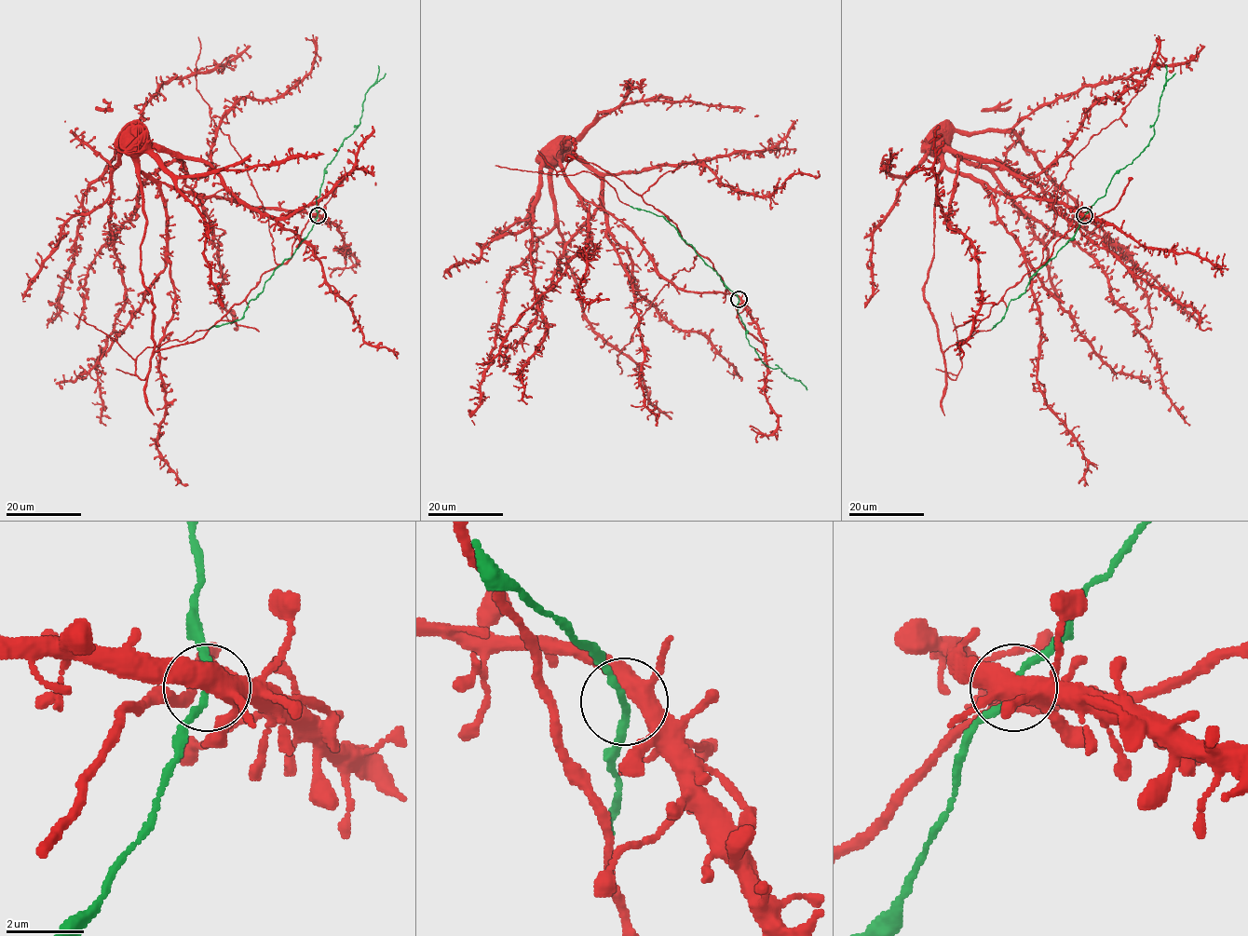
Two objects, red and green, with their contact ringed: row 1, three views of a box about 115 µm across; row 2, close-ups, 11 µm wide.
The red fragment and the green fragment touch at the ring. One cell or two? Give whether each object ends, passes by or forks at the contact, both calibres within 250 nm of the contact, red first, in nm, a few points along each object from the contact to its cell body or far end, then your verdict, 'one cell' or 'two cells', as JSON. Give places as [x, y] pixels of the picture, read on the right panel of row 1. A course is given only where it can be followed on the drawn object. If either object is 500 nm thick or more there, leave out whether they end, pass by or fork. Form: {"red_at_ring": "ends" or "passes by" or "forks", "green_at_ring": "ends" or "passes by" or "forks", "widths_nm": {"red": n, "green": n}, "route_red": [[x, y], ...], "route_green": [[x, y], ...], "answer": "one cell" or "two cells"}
{"red_at_ring": "forks", "green_at_ring": "passes by", "widths_nm": {"red": 440, "green": 150}, "route_red": [[1084, 215], [944, 168], [924, 294], [941, 348], [967, 338], [1039, 265], [1070, 161], [1145, 85], [1159, 36]], "route_green": [[1084, 215], [1105, 194], [1111, 178], [1134, 160], [1152, 139], [1166, 82], [1166, 65]], "answer": "one cell"}

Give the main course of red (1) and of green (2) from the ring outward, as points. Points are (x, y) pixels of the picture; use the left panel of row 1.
1: (318, 215), (199, 197), (139, 168), (156, 351), (201, 338), (278, 265), (244, 161), (196, 89), (197, 36)
2: (317, 215), (316, 199), (324, 169), (359, 125), (365, 94), (375, 82), (378, 65)

